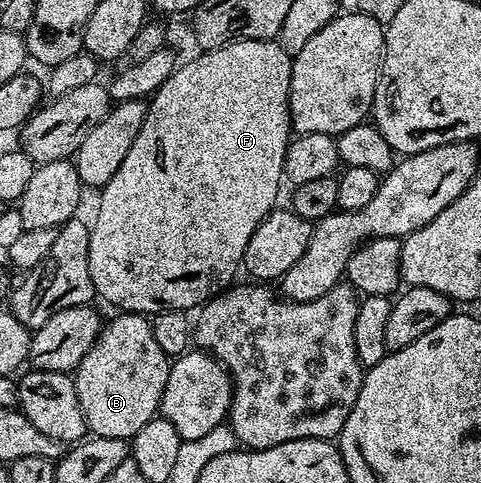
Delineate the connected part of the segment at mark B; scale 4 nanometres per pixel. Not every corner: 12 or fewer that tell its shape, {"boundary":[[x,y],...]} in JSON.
{"boundary":[[120,312],[76,367],[92,436],[131,441],[160,411],[170,358]]}

